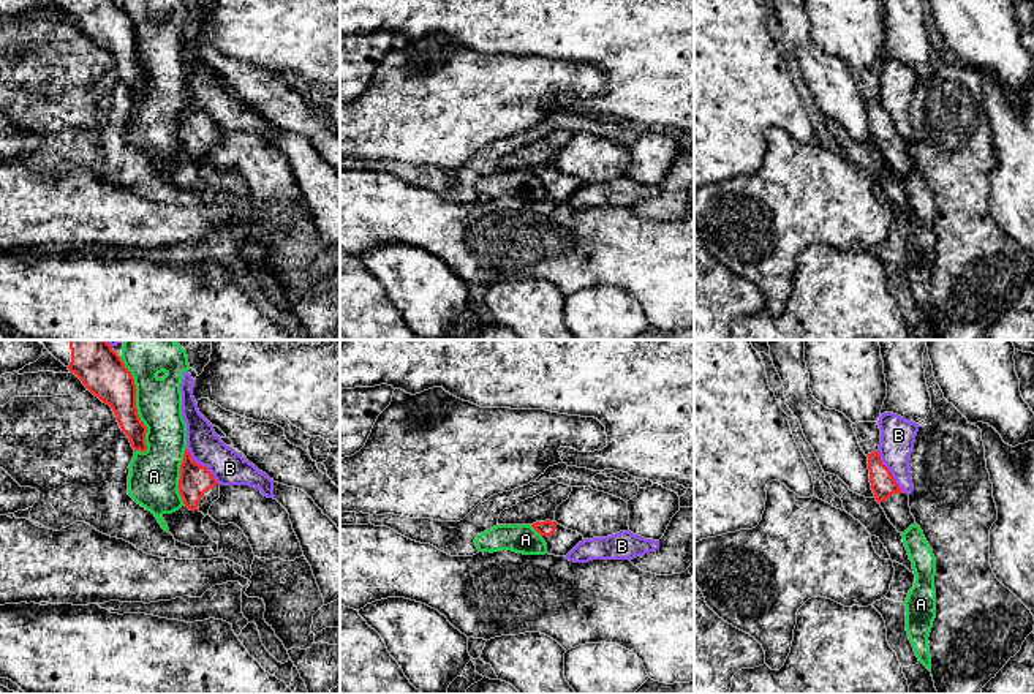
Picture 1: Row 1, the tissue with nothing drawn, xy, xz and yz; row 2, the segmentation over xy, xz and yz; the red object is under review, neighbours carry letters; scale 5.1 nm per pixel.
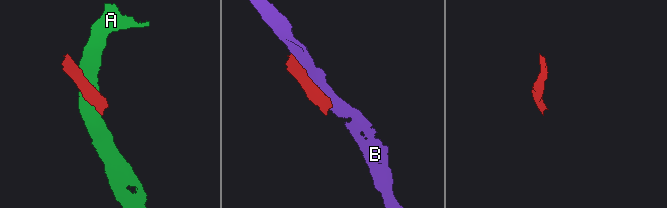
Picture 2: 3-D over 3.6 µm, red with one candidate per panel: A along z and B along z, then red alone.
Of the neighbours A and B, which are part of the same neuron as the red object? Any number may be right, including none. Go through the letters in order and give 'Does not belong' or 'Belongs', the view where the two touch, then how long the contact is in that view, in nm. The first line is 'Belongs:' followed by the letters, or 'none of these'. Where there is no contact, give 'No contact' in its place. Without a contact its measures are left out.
Belongs: none of these
A: Does not belong. Touches red in xy. Shared border 500 nm
B: Does not belong. Touches red in xy. Shared border 240 nm

